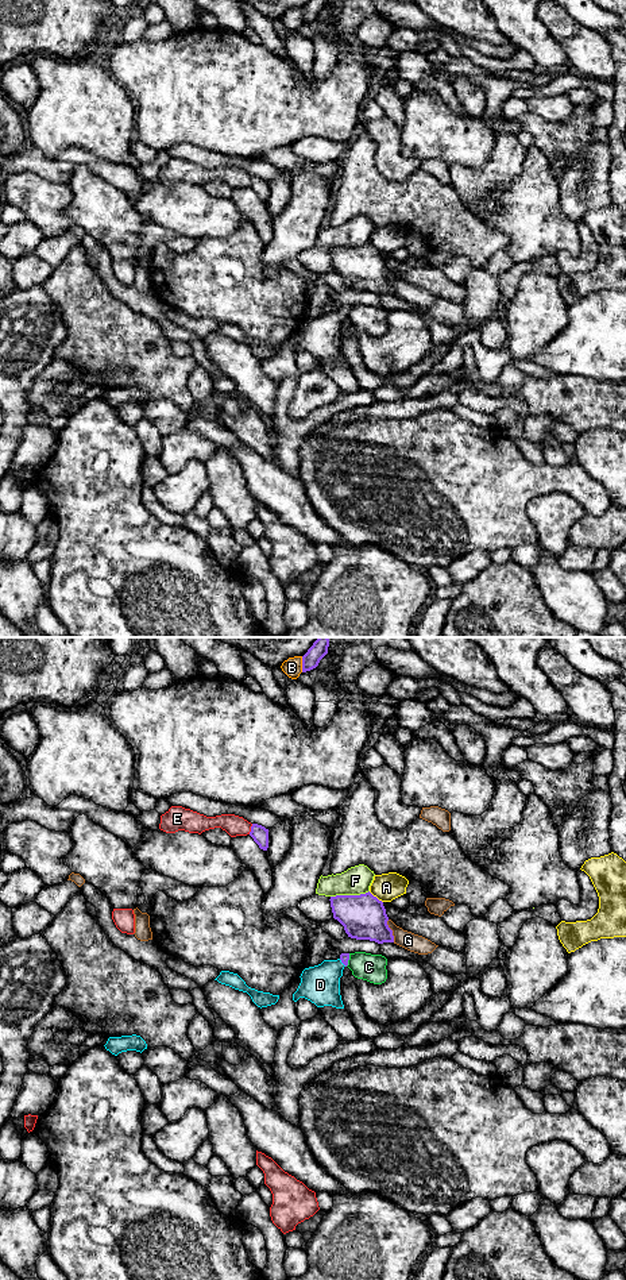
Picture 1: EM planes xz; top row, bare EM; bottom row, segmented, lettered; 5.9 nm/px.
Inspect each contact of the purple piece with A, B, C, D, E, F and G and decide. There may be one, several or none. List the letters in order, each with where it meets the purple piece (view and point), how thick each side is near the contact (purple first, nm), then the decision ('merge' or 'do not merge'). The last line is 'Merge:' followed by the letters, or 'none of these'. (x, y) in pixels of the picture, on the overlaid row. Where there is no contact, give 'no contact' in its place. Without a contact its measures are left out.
A: xz (375, 897) | 260/160 nm | do not merge
B: xz (302, 664) | 100/110 nm | do not merge
C: xz (348, 959) | 60/160 nm | do not merge
D: xz (343, 963) | 60/240 nm | merge
E: xz (251, 829) | 100/120 nm | do not merge
F: xz (350, 895) | 260/170 nm | do not merge
G: xz (391, 930) | 260/110 nm | do not merge
Merge: D

